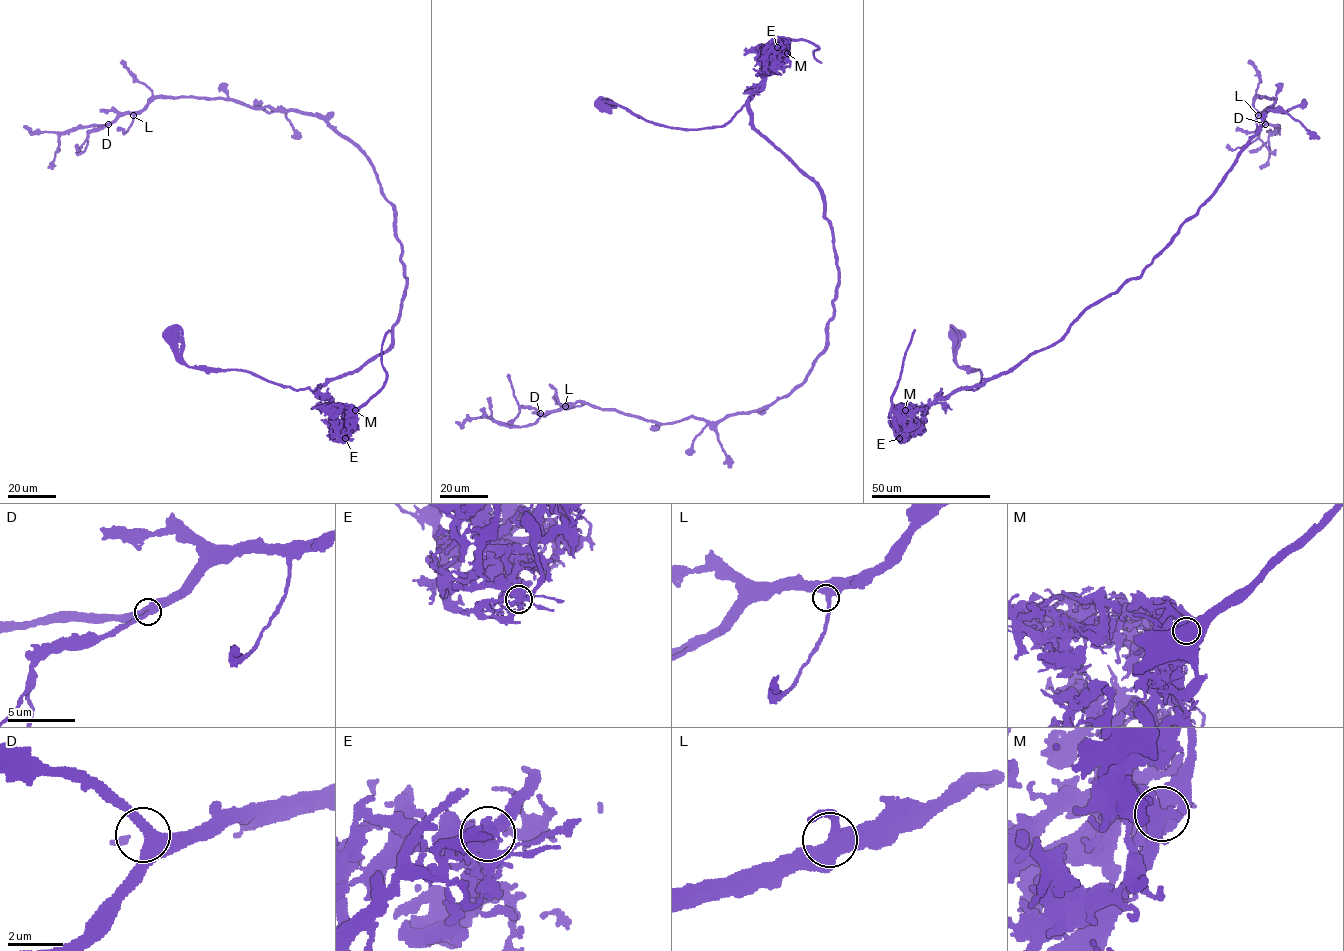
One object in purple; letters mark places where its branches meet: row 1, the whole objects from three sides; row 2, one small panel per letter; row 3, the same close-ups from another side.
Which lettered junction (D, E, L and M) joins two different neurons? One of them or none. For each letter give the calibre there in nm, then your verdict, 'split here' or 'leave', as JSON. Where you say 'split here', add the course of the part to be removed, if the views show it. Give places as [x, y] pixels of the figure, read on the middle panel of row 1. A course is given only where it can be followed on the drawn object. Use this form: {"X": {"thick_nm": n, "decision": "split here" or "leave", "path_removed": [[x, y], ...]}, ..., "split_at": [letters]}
{"D": {"thick_nm": 420, "decision": "leave"}, "E": {"thick_nm": 400, "decision": "leave"}, "L": {"thick_nm": 500, "decision": "leave"}, "M": {"thick_nm": 500, "decision": "split here", "path_removed": [[787, 52], [790, 40], [806, 40], [818, 48], [814, 57], [821, 63]]}, "split_at": ["M"]}

